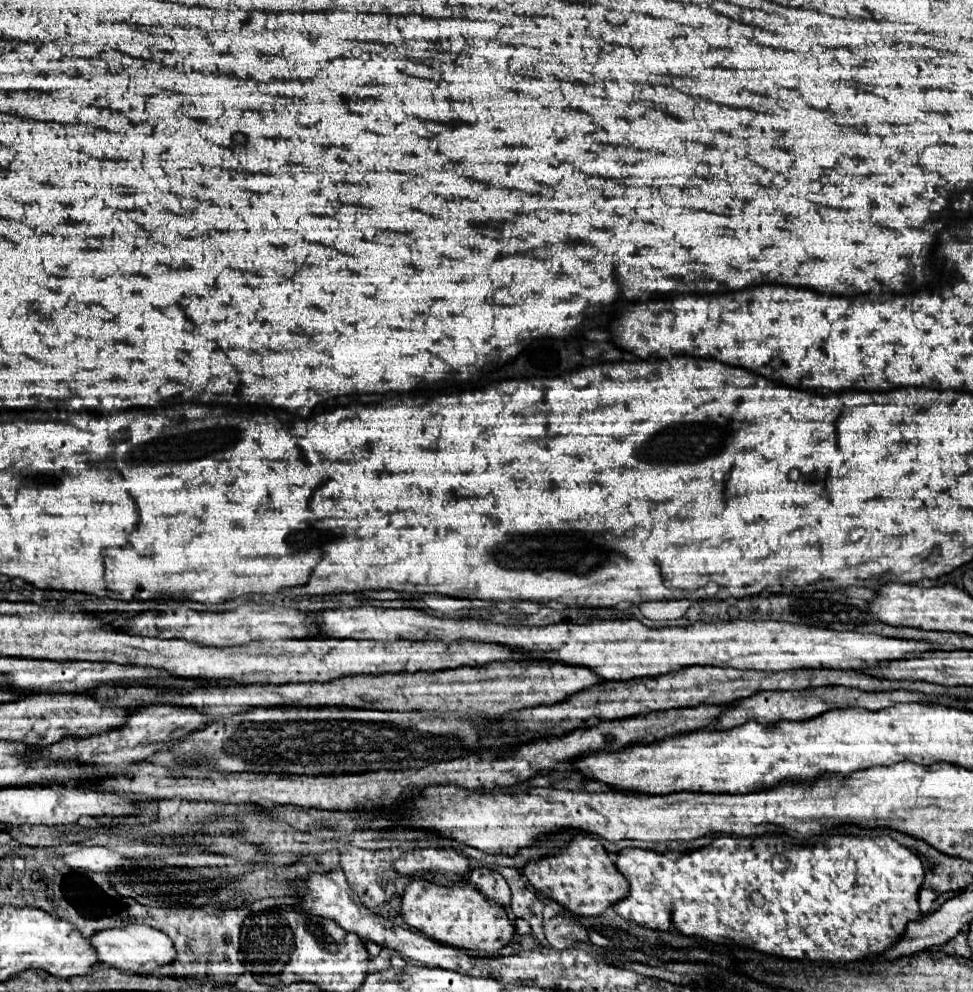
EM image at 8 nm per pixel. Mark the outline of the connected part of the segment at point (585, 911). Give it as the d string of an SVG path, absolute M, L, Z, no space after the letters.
M563 851L559 855L529 863L523 869L523 875L535 887L535 891L563 905L565 909L569 909L579 917L603 915L607 907L627 897L627 889L629 889L627 879L617 871L609 853L597 853L597 855L585 857L585 855L569 855L567 851Z

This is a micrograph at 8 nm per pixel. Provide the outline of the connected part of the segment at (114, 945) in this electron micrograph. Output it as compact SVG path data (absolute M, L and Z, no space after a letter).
M139 923L99 931L97 935L91 937L91 943L93 943L101 963L105 963L109 967L115 967L115 969L121 969L121 971L155 973L159 967L173 963L175 957L177 957L173 941L163 931L153 929L149 925L139 925Z

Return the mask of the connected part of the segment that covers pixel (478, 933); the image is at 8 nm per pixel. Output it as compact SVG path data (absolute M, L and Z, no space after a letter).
M411 879L401 899L401 917L409 927L439 943L471 951L495 953L503 949L515 935L515 925L511 923L509 915L501 907L495 907L491 901L487 901L473 885L469 885L469 881L443 887L427 879Z

